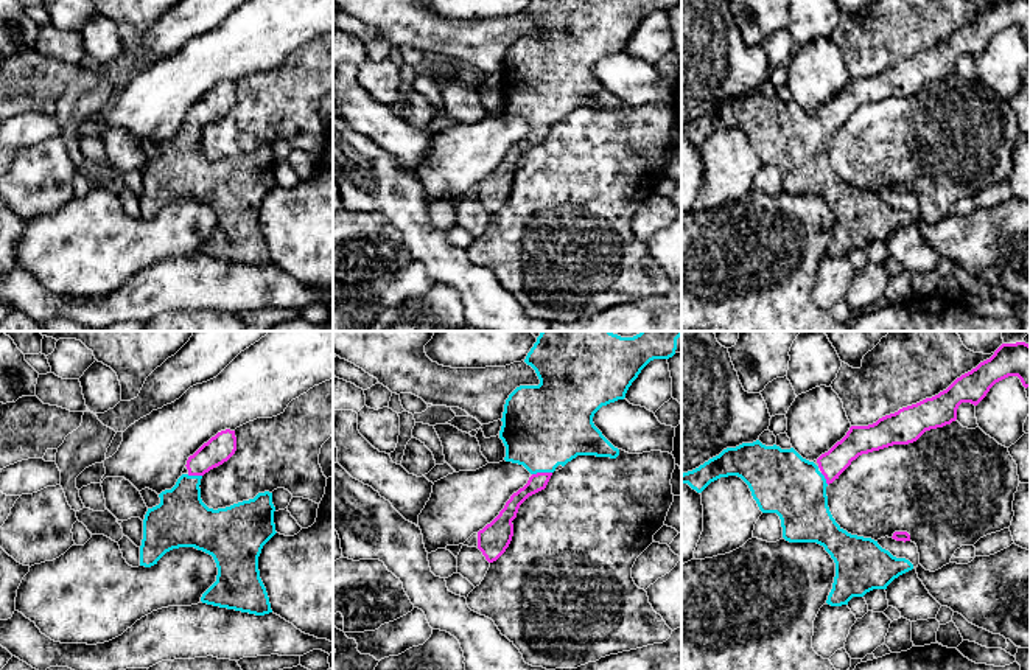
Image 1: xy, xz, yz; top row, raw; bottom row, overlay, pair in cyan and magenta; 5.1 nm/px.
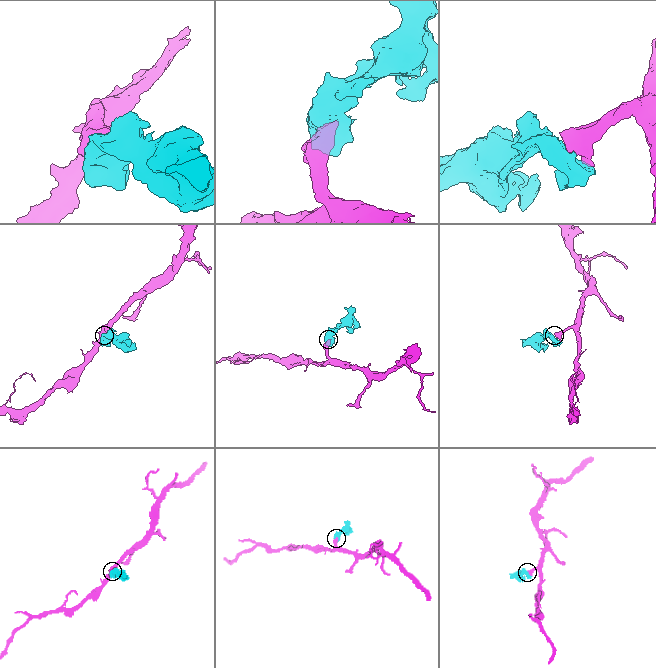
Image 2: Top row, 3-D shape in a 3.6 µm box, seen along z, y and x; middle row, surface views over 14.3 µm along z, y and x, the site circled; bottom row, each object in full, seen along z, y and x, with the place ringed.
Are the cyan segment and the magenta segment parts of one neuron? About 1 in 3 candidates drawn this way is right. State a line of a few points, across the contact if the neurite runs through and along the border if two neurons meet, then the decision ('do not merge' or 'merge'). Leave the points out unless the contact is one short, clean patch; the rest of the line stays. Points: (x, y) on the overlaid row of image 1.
xz (548, 425), (542, 471), (537, 482) | merge

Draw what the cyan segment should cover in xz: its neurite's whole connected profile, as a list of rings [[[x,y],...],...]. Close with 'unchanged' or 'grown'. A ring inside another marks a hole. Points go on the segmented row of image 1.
[[[541,331],[524,362],[531,365],[538,386],[517,387],[504,404],[499,438],[506,446],[506,462],[523,465],[532,476],[510,496],[499,515],[478,532],[478,549],[489,563],[496,561],[513,536],[512,521],[520,505],[546,488],[559,465],[565,466],[577,455],[616,459],[615,448],[594,426],[594,414],[610,403],[624,400],[641,370],[653,359],[675,354],[681,331],[641,331],[633,337],[621,337],[611,331]]]; grown

